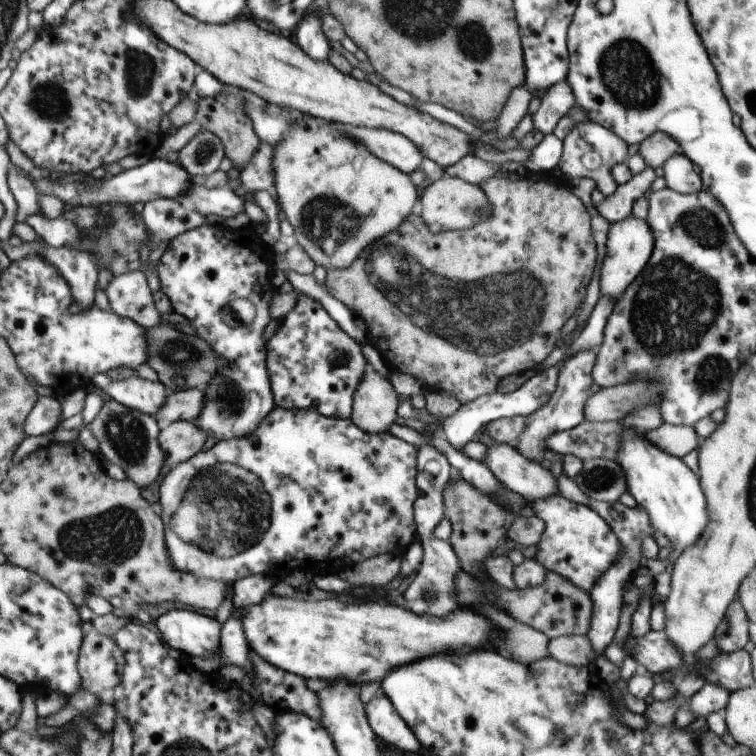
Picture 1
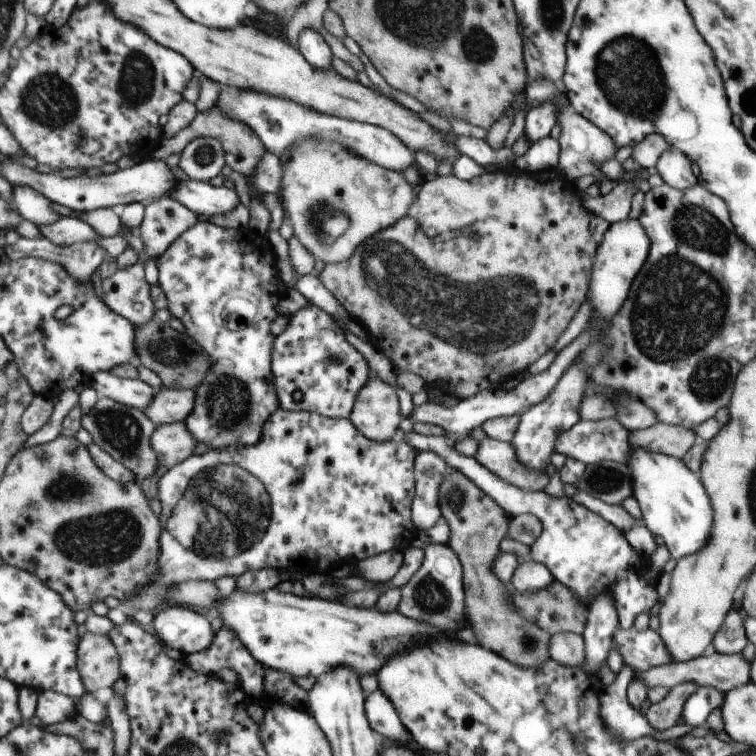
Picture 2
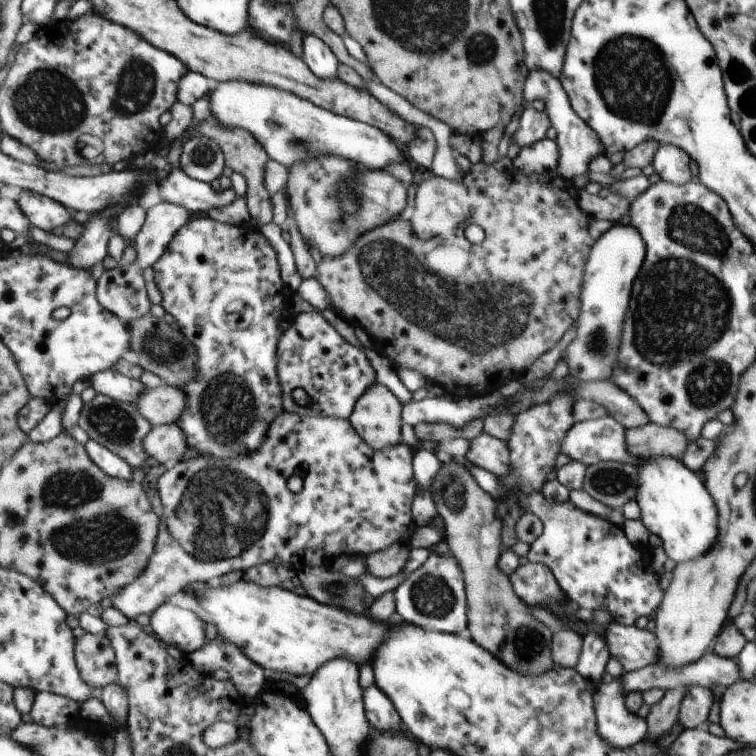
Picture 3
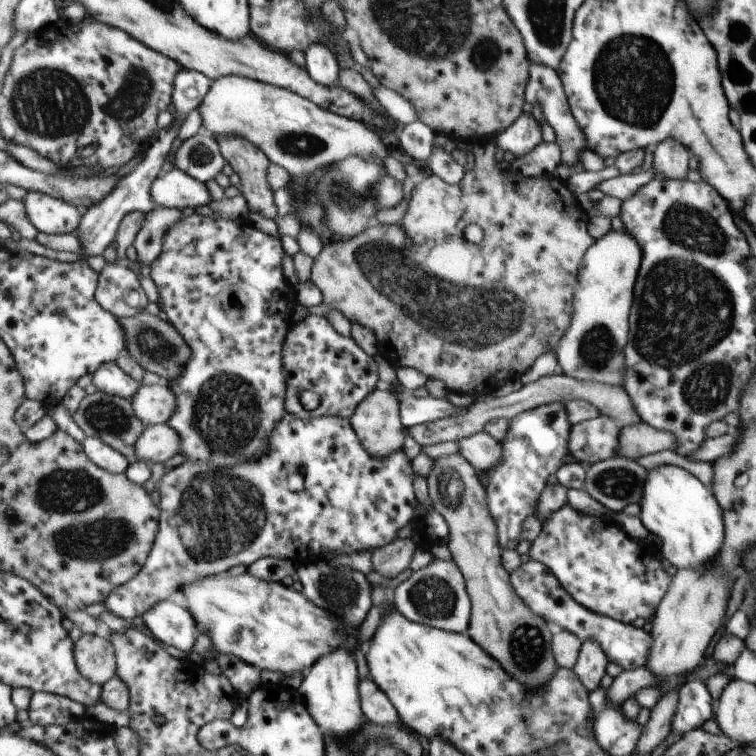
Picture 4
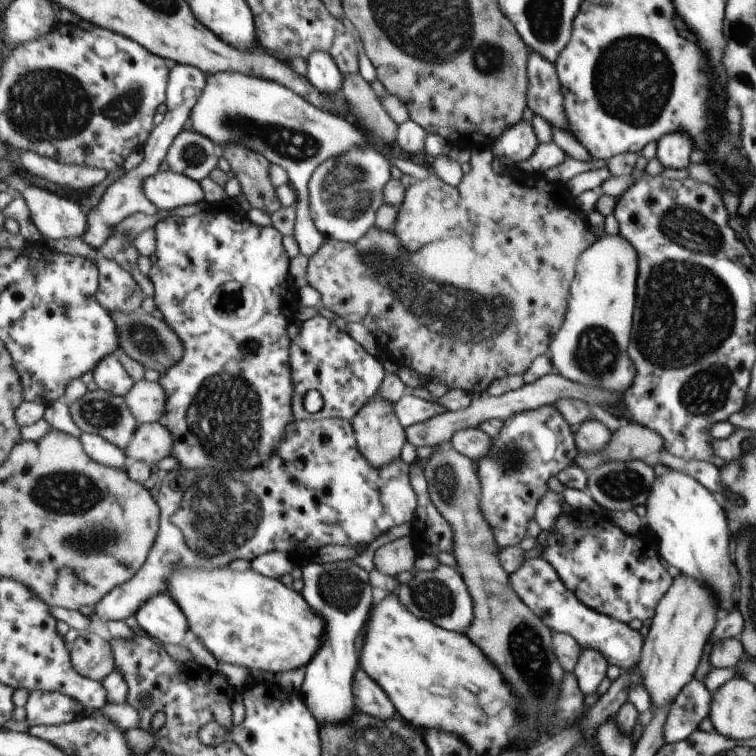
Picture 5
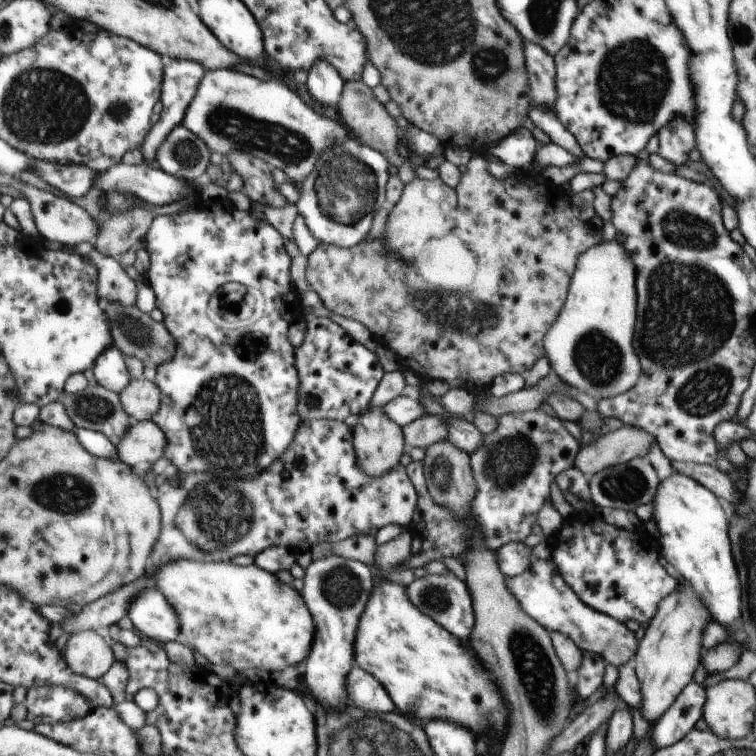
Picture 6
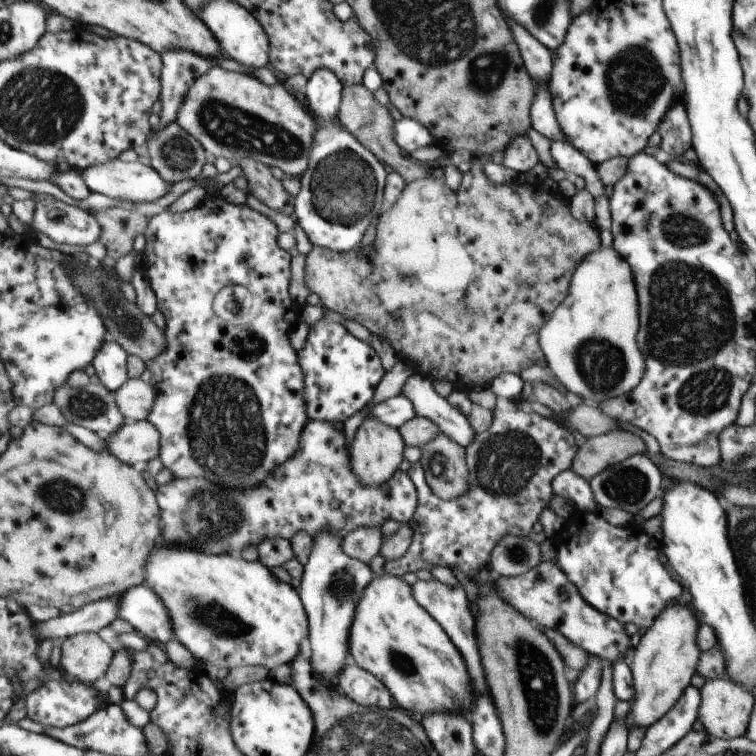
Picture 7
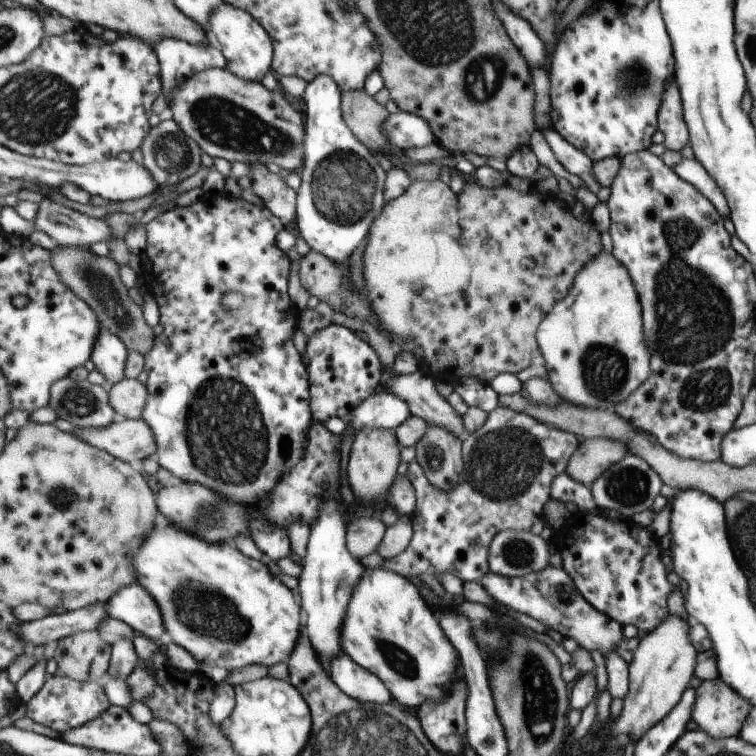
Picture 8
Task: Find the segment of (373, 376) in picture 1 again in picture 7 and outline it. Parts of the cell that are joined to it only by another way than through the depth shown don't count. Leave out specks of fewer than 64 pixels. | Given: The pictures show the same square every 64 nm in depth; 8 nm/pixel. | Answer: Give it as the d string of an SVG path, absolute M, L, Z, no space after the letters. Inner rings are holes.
M364 418L355 433L350 449L353 458L352 468L361 478L362 485L366 488L378 488L389 482L396 474L400 462L405 458L404 441L398 428L382 424L380 420L374 420L374 418Z

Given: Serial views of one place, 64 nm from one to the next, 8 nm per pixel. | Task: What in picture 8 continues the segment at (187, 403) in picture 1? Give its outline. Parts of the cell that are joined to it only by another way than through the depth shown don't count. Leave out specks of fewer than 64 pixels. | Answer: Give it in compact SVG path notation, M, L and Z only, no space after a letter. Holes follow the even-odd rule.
M127 378L110 388L110 396L112 396L114 408L117 409L120 417L144 418L144 412L150 400L150 390L147 384L142 384L137 379Z

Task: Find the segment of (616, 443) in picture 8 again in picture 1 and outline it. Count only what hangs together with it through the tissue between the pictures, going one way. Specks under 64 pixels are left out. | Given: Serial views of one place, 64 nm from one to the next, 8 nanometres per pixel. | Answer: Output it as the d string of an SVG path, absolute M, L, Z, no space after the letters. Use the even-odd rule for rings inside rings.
M662 423L660 428L644 433L650 444L657 445L662 452L668 452L677 457L686 456L700 446L700 437L694 427L688 425L673 425Z

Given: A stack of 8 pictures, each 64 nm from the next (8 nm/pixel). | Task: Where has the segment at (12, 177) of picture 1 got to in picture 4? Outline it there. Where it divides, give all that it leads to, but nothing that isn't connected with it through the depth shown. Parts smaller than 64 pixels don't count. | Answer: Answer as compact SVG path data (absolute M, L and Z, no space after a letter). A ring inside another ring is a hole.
M28 192L24 201L34 226L40 232L66 235L75 233L82 226L84 215L80 212L80 208L66 200L42 192Z

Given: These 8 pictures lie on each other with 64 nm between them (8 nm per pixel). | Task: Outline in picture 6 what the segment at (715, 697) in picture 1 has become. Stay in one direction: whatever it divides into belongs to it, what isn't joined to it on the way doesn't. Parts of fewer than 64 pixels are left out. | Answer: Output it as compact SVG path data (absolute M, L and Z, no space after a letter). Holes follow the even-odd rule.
M693 682L685 688L684 693L672 707L654 723L650 732L650 744L654 751L676 744L686 738L702 718L706 704L706 687Z

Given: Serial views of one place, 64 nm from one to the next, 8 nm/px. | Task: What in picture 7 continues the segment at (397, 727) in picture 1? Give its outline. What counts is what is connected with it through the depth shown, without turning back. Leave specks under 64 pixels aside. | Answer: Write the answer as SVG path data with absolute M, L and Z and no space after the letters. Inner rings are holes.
M352 661L346 663L345 670L341 672L337 689L345 692L350 700L358 701L362 706L375 706L382 712L396 706L390 691L378 677Z

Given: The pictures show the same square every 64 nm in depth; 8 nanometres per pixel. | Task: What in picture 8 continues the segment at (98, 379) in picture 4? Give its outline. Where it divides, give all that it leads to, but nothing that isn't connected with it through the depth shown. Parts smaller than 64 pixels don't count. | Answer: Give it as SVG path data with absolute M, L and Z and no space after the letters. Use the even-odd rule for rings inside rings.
M103 328L97 350L94 351L93 362L112 387L127 379L126 369L130 356L128 349L120 336L116 336L110 329Z

